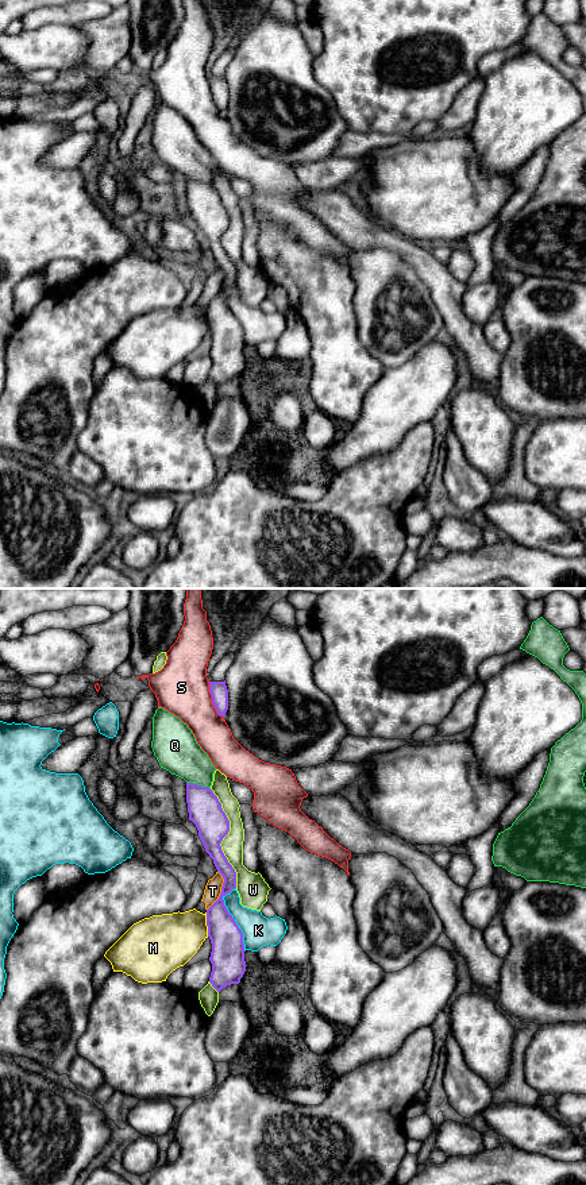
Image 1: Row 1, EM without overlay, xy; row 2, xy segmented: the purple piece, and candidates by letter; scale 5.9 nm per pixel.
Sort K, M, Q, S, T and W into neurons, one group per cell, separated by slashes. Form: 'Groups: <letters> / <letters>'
Groups: K / M / Q / S / T / W

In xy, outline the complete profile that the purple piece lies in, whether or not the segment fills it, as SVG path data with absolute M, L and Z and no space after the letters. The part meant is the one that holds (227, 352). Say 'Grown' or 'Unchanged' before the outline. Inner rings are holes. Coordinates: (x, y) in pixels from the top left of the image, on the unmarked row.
Unchanged. M186 178L186 198L189 216L196 220L198 225L198 232L205 243L205 247L213 255L217 267L224 274L219 294L207 305L208 332L212 339L212 347L209 352L209 356L212 359L212 367L209 378L217 387L220 387L227 381L239 379L247 362L244 356L246 346L243 339L243 328L236 320L232 310L228 308L223 296L227 289L236 283L236 267L228 258L220 242L223 233L230 227L230 216L225 208L223 206L221 198L219 197L217 192L208 182Z

